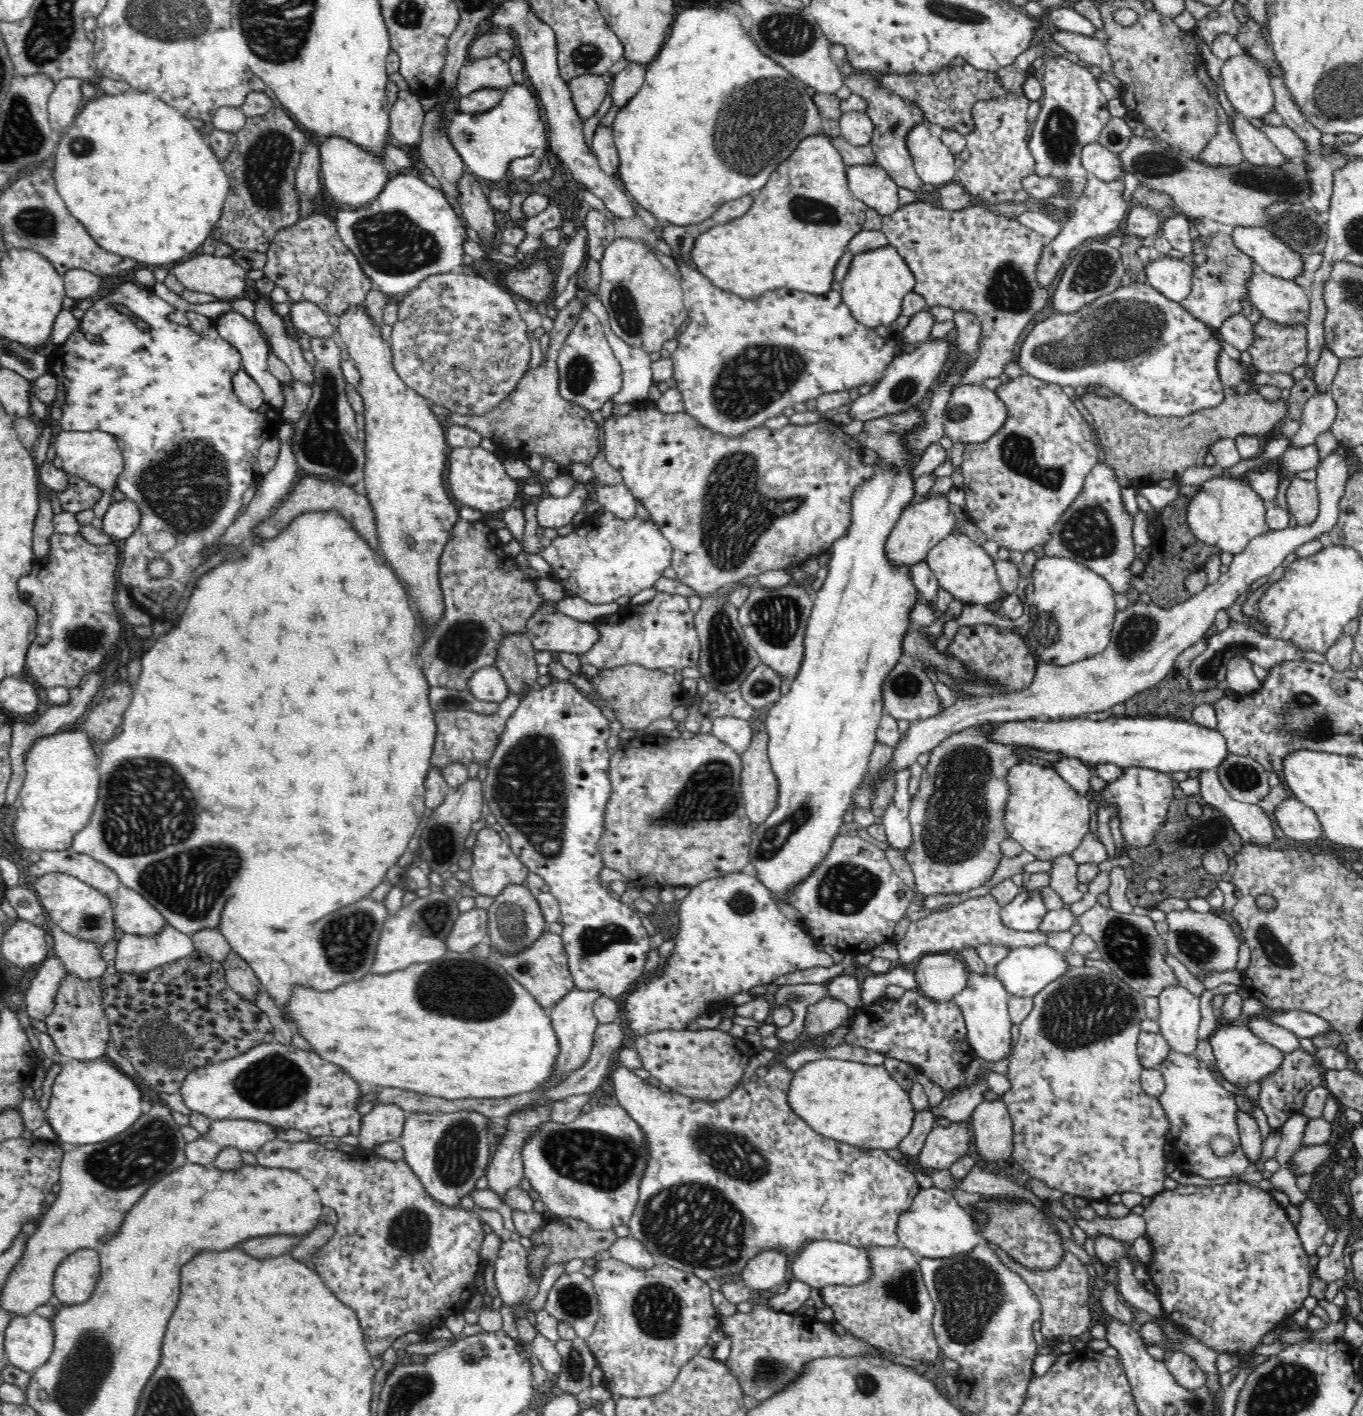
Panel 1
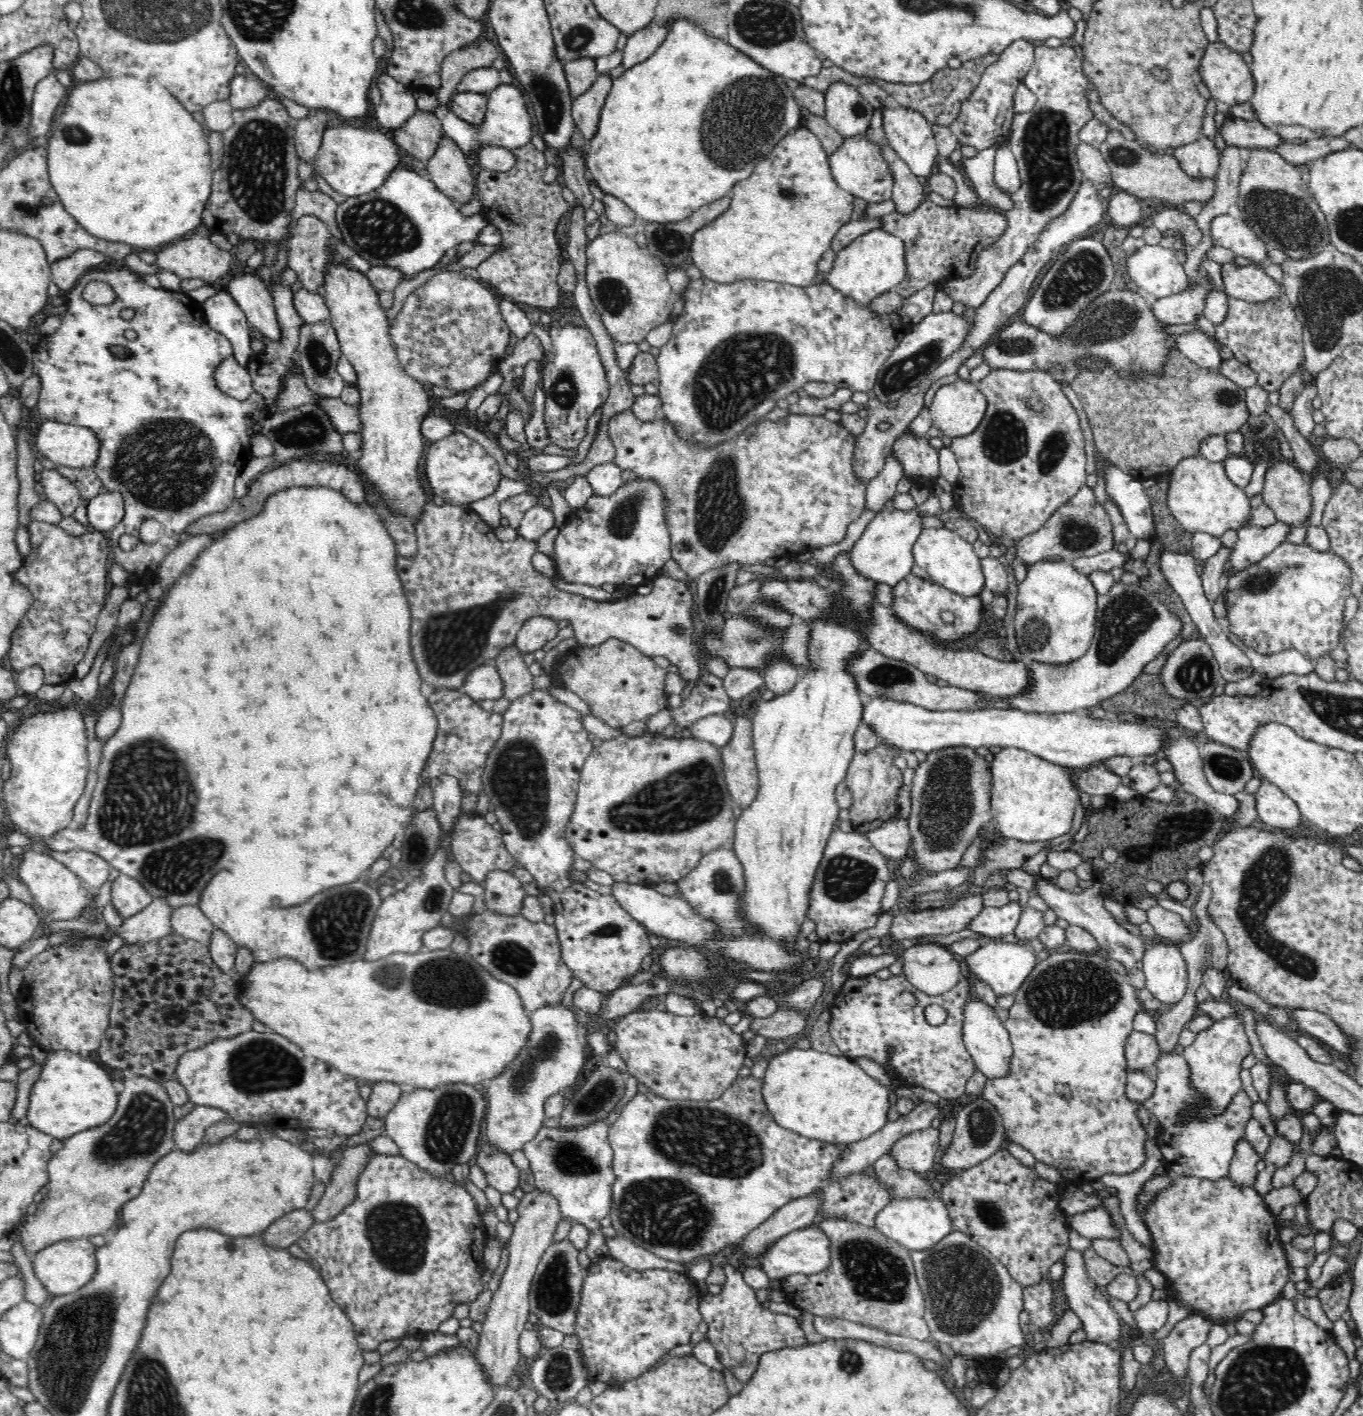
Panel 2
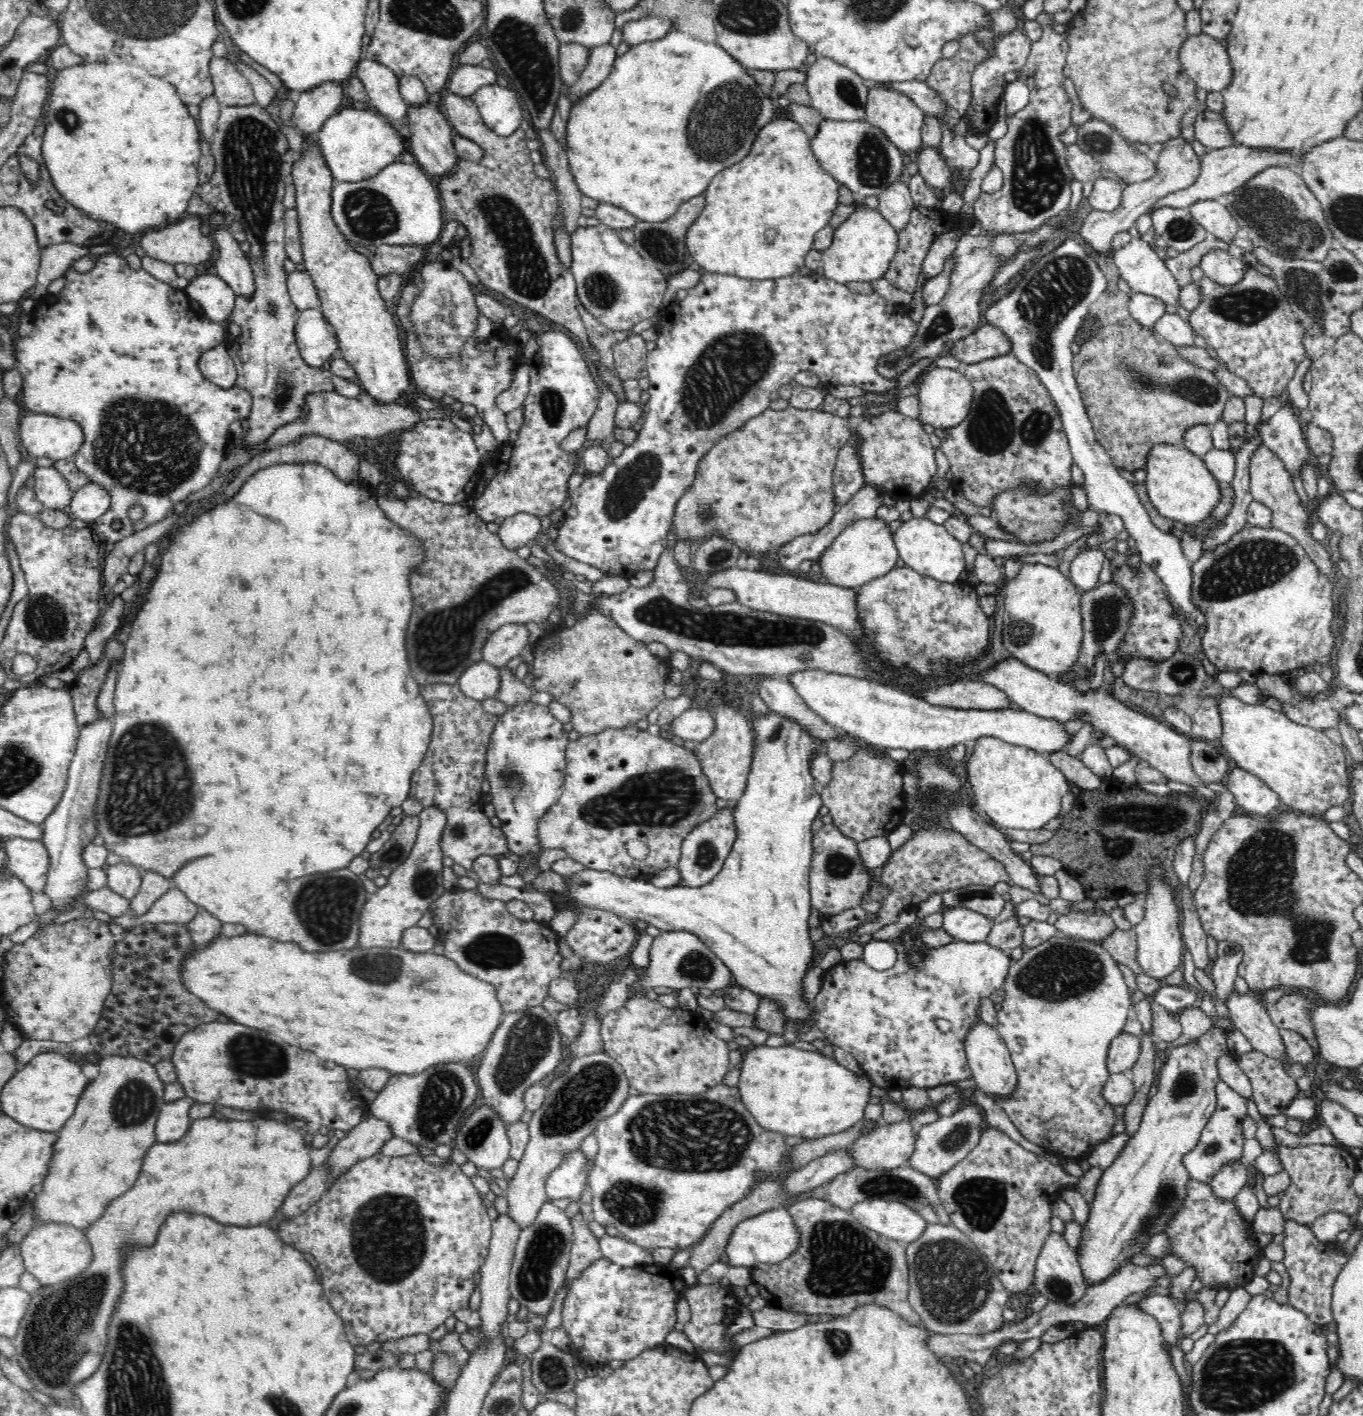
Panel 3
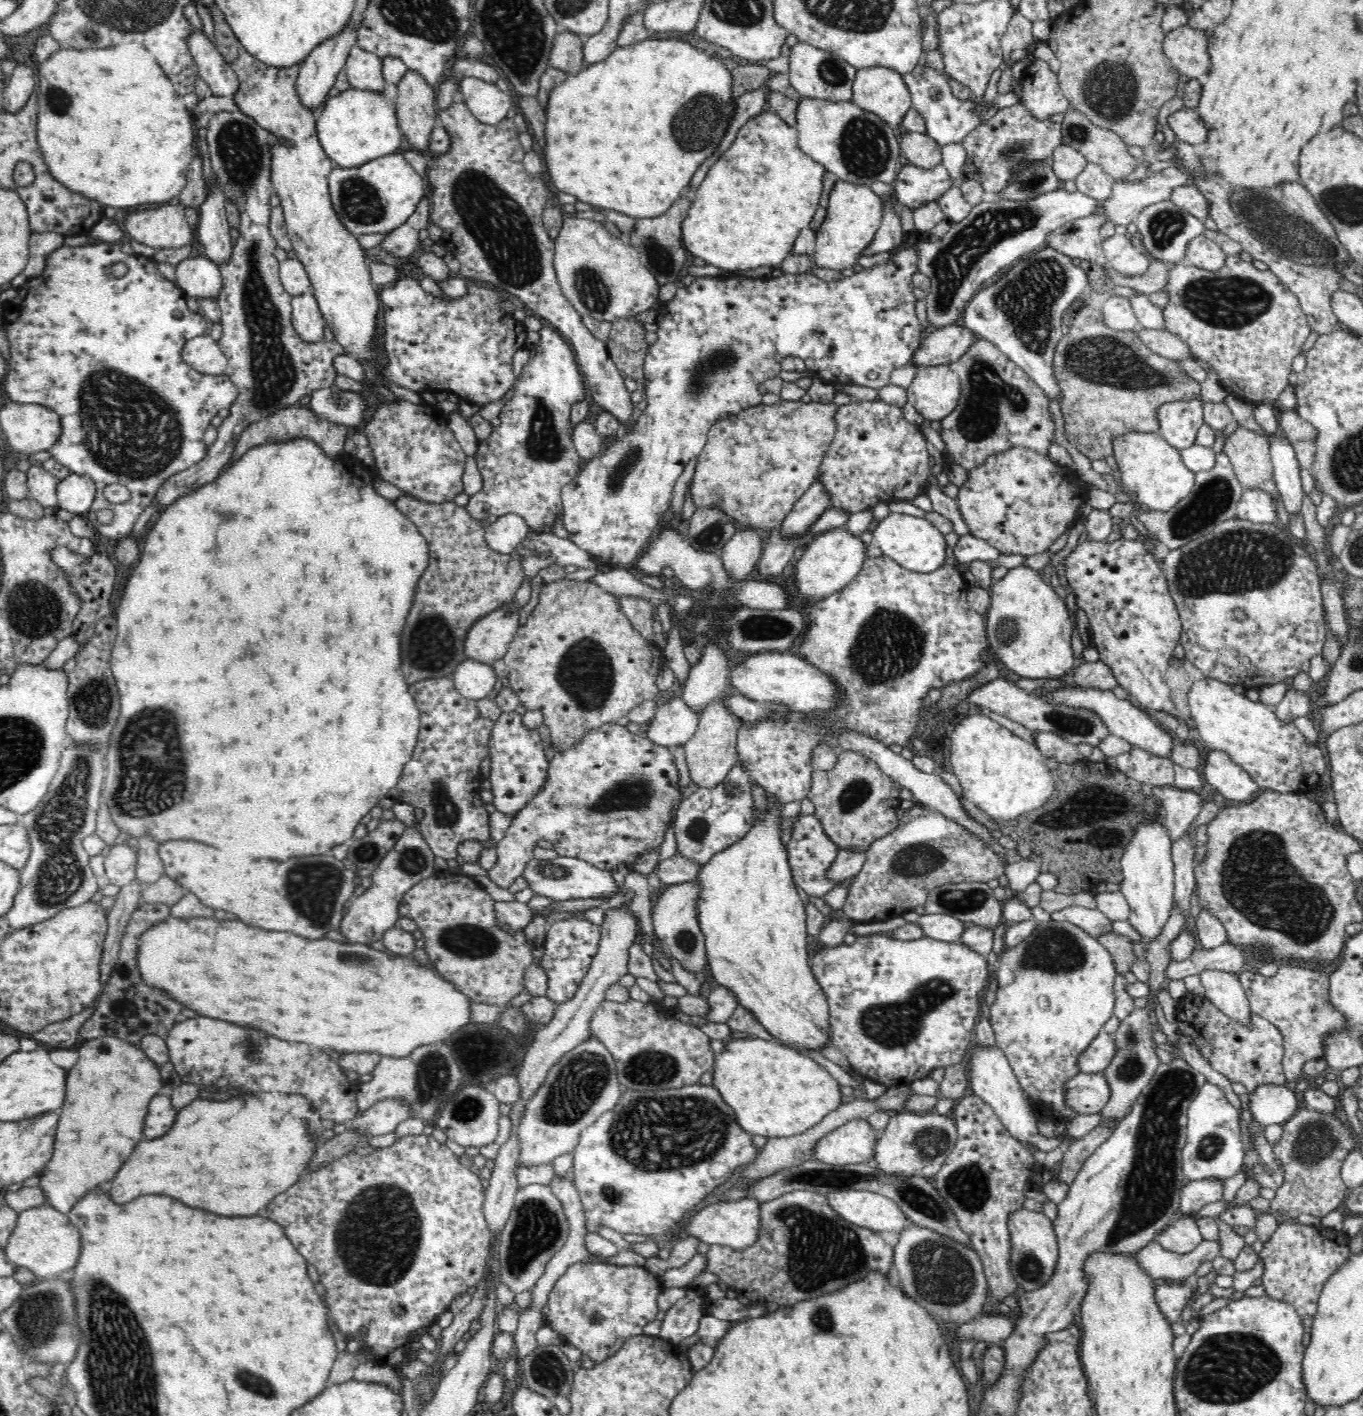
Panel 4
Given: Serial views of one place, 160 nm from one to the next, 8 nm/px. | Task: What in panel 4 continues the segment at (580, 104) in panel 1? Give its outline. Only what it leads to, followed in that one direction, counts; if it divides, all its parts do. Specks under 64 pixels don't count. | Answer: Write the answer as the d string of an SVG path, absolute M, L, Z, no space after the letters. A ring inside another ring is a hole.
M560 30L552 42L549 65L566 73L573 73L582 68L583 37L577 33Z

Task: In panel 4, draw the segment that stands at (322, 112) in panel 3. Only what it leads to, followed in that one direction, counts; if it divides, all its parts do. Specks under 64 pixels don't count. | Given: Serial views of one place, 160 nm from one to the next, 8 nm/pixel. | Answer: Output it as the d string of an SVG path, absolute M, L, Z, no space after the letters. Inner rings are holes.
M350 22L344 26L344 30L336 36L330 36L328 40L320 42L318 47L309 54L309 58L301 64L298 79L297 92L304 105L314 108L318 114L322 112L321 106L326 101L328 93L332 93L336 85L338 74L347 62L350 50L357 44L357 33L352 29Z

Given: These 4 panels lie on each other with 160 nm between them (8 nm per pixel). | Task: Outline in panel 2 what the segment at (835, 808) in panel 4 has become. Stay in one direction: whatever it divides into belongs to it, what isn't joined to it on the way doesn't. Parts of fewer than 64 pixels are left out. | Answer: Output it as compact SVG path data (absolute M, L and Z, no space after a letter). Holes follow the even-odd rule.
M879 744L866 752L857 752L851 757L845 773L846 786L854 794L854 806L850 808L850 818L858 833L868 834L882 823L888 823L900 817L896 793L903 785L902 770L895 765L896 753L893 749Z

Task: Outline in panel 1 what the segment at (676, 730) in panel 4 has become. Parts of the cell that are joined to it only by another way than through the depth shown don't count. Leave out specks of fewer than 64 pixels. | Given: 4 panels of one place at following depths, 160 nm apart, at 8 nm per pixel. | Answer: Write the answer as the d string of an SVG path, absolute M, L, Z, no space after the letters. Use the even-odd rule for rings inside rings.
M713 716L711 721L713 724L711 734L737 753L742 753L750 745L751 729L747 720L733 716Z

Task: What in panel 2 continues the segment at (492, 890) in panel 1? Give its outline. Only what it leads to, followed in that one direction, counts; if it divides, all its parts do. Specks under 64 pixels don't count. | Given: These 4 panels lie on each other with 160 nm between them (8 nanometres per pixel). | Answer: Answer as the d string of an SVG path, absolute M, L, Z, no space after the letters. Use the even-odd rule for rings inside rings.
M464 816L458 822L456 832L453 832L451 838L451 851L462 870L468 872L476 883L484 882L486 874L492 872L492 870L513 873L518 866L514 857L505 847L501 833L494 830L488 822L484 822L484 817L480 818L480 816Z

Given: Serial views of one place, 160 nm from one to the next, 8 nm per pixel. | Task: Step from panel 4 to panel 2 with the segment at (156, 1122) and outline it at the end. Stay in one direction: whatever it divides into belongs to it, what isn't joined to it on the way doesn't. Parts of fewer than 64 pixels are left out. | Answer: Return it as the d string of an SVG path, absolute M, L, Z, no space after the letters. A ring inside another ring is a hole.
M195 1105L184 1118L176 1120L172 1139L177 1149L192 1152L206 1136L206 1128L220 1120L230 1120L230 1117L220 1109Z

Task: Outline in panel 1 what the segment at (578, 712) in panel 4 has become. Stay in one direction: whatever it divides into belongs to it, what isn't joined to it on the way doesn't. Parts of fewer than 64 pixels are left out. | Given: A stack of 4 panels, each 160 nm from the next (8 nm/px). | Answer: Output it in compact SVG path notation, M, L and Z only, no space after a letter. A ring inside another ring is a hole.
M622 664L616 668L601 670L604 672L600 672L598 678L592 678L592 684L602 694L602 698L610 702L624 729L648 731L647 728L653 720L668 718L676 706L685 707L688 703L690 695L685 692L683 683L679 683L662 670L648 669L638 664Z

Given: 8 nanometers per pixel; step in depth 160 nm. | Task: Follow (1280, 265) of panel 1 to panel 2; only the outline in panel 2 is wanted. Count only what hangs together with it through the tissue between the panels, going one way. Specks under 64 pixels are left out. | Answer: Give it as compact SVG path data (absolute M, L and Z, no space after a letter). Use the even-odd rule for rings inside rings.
M1218 215L1211 222L1211 234L1217 245L1229 248L1235 256L1244 256L1250 262L1264 264L1268 260L1266 243L1255 234L1246 221L1232 216Z

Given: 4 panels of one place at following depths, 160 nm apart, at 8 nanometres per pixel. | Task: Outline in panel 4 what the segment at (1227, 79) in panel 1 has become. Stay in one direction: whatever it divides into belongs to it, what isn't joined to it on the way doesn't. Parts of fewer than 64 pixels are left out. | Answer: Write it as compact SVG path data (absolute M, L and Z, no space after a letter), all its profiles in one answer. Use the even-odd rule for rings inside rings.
M1188 24L1166 32L1162 40L1163 52L1170 63L1188 79L1199 81L1210 66L1206 44L1204 31Z

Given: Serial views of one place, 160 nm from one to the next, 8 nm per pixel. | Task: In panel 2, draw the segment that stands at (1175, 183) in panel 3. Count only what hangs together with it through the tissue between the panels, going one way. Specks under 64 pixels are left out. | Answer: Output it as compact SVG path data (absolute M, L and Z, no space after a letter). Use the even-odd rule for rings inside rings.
M1203 136L1196 142L1182 144L1174 149L1173 155L1180 163L1180 169L1184 170L1188 177L1210 178L1218 172L1221 153L1210 138Z

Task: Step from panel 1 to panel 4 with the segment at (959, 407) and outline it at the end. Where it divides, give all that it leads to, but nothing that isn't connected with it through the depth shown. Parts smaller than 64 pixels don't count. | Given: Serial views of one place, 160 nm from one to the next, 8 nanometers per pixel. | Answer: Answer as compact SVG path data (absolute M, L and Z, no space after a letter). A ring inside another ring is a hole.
M950 365L920 367L906 389L907 401L924 418L940 422L958 404L960 390L959 376Z

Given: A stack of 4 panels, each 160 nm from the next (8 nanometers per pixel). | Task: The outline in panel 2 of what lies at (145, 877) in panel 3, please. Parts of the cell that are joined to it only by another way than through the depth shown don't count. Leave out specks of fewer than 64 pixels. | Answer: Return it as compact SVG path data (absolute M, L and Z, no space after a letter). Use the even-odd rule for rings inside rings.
M152 898L152 902L134 916L124 918L117 930L126 944L152 942L176 933L170 925L172 909L163 898Z

